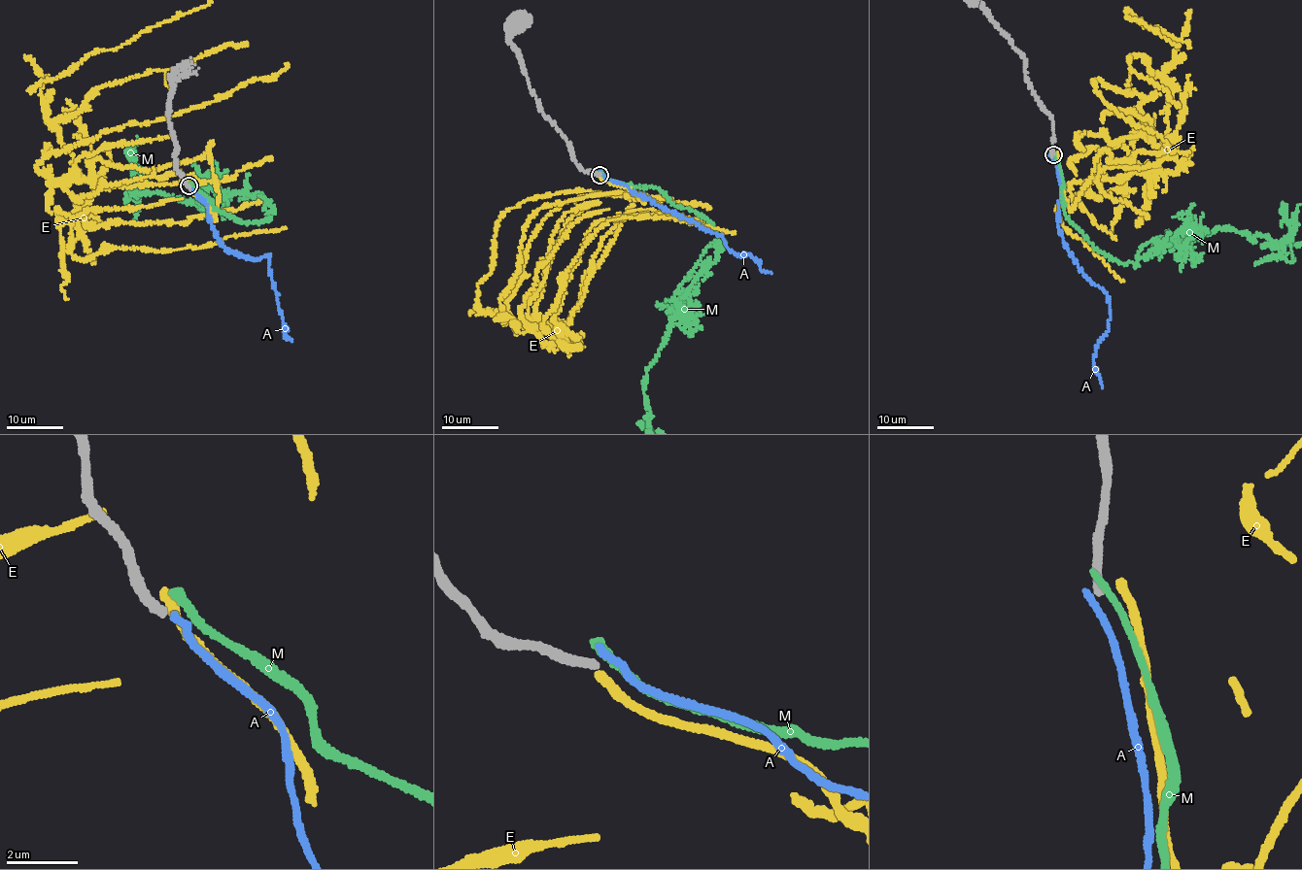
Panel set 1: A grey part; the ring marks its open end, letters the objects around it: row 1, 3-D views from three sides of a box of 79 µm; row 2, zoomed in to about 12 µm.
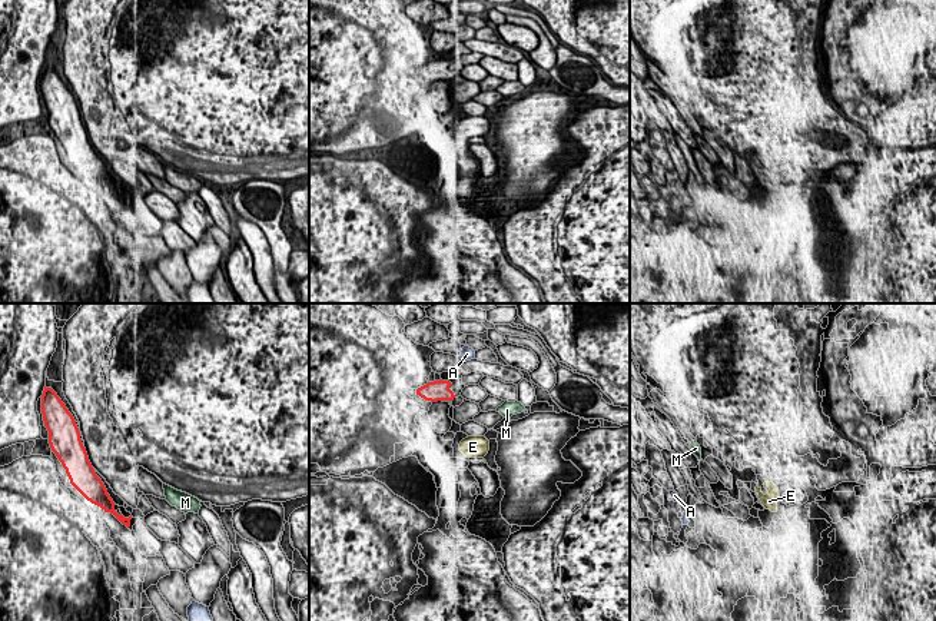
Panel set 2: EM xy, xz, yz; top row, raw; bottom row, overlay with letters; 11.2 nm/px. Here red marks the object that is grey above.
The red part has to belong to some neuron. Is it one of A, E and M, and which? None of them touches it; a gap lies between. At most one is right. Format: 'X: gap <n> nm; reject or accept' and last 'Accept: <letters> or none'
A: gap 260 nm; reject
E: gap 460 nm; accept
M: gap 440 nm; reject
Accept: E

